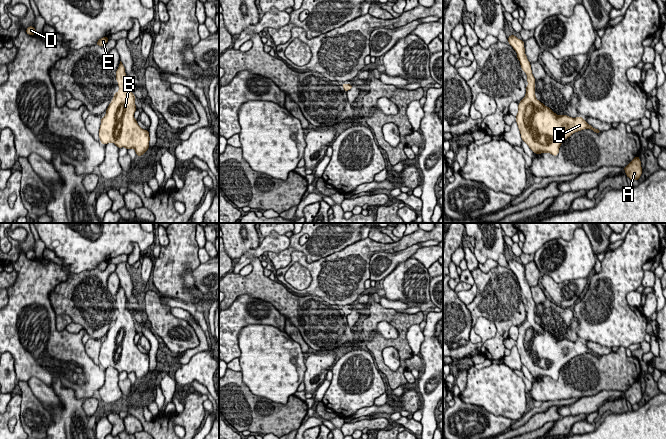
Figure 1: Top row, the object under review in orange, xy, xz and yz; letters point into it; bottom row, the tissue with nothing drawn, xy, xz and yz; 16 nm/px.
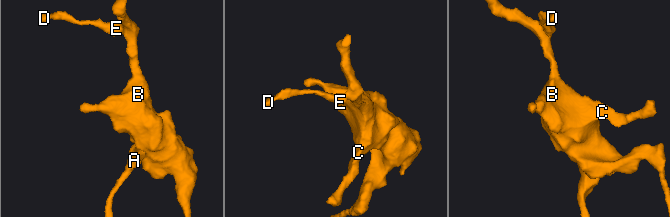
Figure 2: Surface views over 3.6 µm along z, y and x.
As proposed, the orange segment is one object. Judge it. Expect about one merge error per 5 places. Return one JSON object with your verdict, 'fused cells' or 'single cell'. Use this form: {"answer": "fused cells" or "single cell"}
{"answer": "single cell"}

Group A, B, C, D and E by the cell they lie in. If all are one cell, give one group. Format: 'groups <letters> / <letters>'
groups A B C D E

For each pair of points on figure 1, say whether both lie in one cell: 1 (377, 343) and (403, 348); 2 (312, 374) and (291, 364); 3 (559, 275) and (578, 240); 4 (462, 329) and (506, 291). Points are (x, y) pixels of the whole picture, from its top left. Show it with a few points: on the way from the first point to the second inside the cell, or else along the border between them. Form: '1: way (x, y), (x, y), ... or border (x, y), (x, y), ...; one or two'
1: way (383, 343), (397, 343); one
2: border (305, 360), (305, 372), (302, 381); two
3: way (563, 266), (578, 249); one
4: border (465, 305), (471, 317), (471, 330); two

